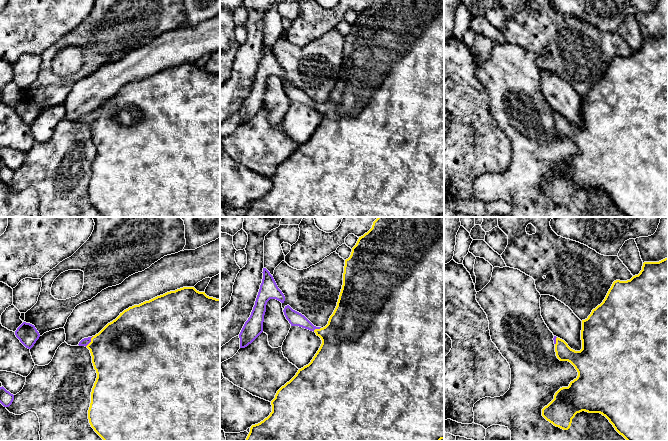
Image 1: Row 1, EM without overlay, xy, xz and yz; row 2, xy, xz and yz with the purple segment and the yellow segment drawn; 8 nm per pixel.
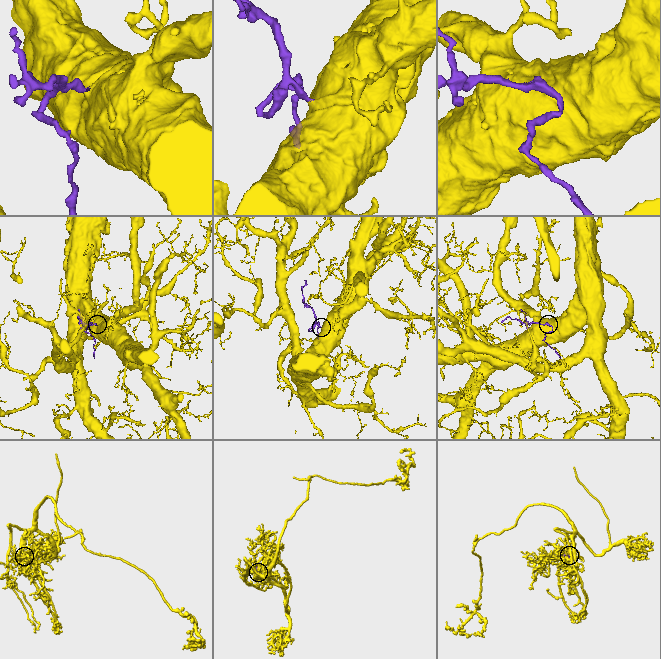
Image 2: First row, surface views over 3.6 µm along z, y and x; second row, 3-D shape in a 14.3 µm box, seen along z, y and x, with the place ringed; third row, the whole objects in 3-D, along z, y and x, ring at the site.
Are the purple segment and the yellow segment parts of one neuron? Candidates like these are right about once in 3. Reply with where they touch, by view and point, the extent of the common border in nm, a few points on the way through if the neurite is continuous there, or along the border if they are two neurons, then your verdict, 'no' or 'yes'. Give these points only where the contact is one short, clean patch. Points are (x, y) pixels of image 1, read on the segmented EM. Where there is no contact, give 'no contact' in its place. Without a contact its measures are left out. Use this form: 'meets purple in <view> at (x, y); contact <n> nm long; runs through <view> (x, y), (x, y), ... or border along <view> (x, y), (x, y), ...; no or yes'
meets purple in xy at (90, 341); contact 110 nm long; runs through xy (84, 342), (90, 341), (119, 351); yes

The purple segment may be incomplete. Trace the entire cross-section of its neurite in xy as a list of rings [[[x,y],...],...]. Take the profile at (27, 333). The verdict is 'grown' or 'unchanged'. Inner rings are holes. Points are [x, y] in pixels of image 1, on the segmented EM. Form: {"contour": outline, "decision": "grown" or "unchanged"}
{"contour": [[[23,322],[15,331],[16,337],[28,349],[31,349],[36,341],[39,339],[40,334],[34,325]]], "decision": "unchanged"}

